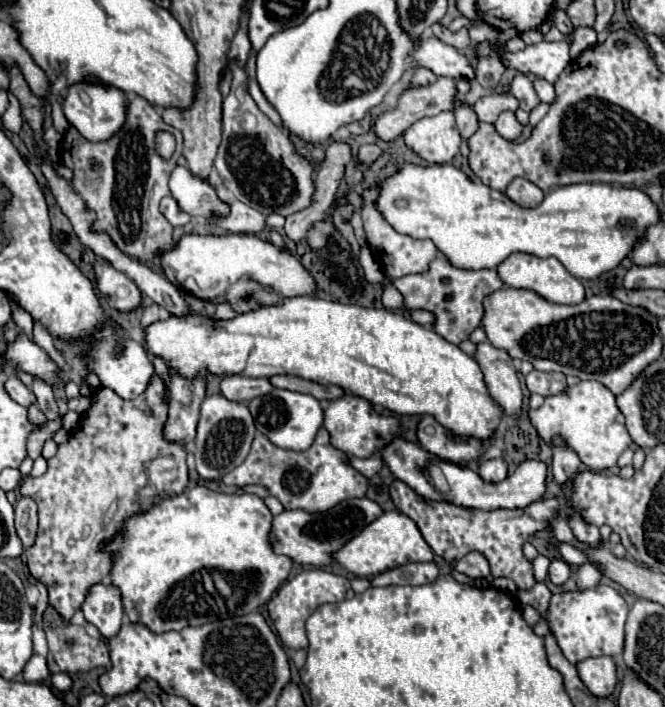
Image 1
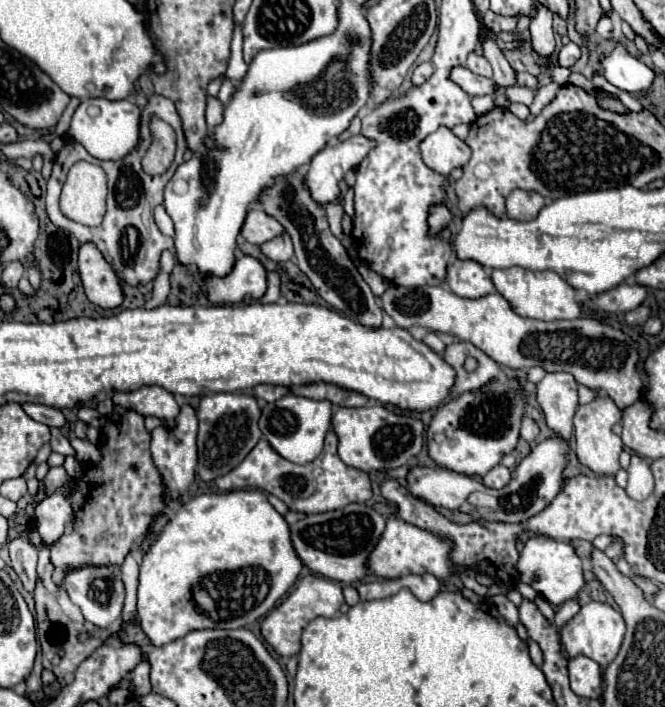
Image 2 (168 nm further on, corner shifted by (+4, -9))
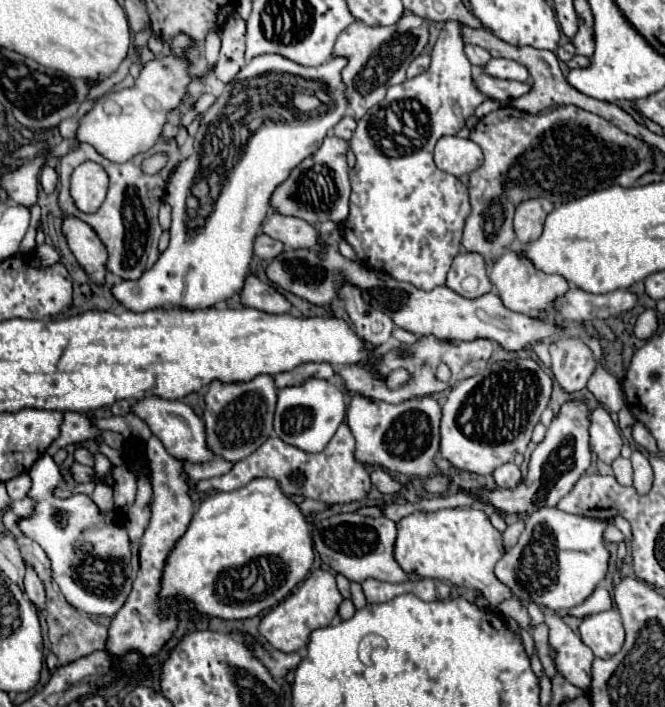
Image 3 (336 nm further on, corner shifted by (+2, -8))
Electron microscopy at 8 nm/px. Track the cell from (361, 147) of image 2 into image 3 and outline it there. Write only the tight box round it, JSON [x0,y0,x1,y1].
[270,136,350,224]

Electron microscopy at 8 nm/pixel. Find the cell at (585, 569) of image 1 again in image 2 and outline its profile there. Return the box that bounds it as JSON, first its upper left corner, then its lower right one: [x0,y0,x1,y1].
[556,599,580,629]

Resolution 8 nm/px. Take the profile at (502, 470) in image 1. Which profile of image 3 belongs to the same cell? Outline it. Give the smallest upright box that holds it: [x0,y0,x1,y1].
[494,462,522,490]

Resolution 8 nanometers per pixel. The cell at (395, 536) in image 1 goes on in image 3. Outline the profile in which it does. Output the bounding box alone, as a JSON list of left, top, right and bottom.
[394,508,512,608]

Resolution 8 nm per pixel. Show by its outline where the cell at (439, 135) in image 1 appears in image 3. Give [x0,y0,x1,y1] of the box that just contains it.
[434,136,482,176]

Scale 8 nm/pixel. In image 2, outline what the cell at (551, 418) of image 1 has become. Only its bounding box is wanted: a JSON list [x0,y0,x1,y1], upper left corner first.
[574,391,622,475]

